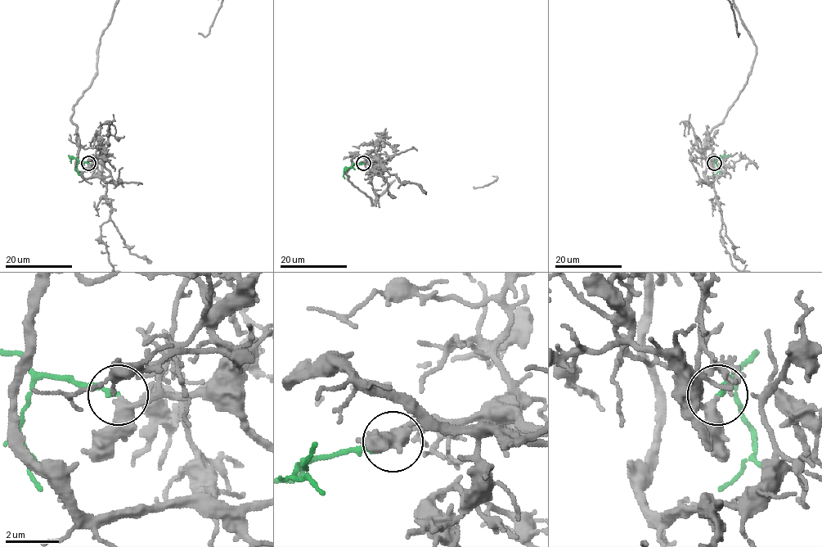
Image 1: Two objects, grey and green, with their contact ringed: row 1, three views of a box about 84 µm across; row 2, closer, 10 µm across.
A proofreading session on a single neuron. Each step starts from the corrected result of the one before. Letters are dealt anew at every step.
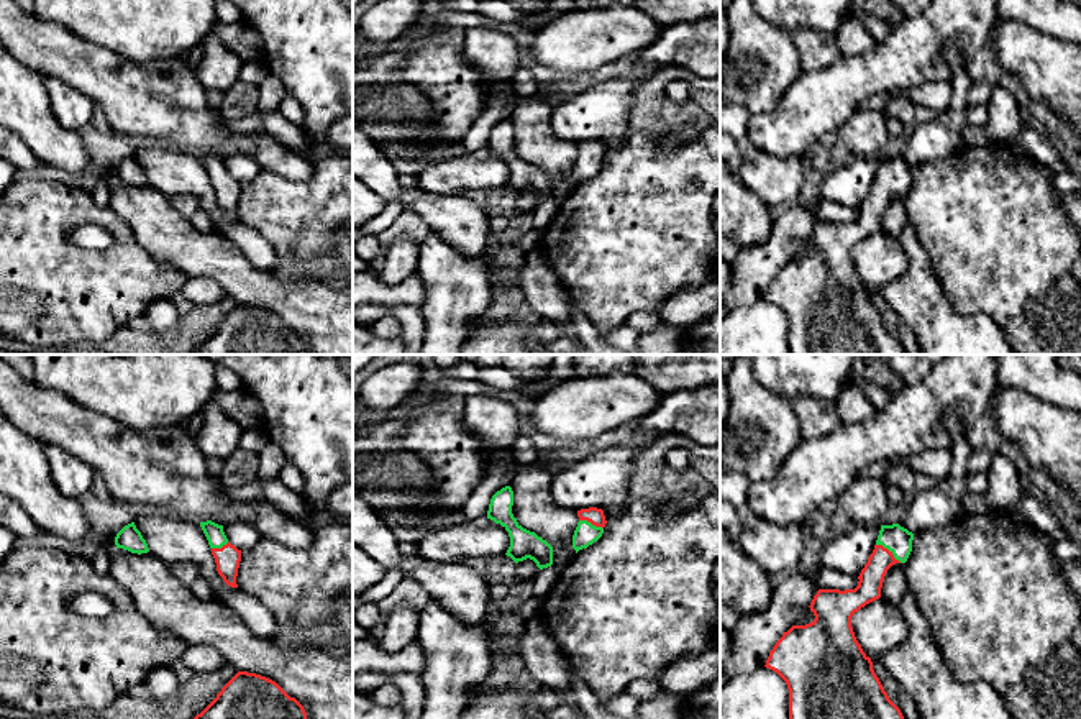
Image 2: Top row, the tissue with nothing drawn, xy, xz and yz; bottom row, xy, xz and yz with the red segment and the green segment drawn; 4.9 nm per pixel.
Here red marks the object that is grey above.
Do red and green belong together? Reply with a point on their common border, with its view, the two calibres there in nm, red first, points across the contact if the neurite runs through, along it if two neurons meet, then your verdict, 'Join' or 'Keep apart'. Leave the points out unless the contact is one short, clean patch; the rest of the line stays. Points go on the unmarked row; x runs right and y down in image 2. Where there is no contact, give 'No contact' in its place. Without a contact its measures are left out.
Touches red at yz (889, 184). Thickness 120 nm (red) against 140 nm. Path across: yz (871, 209), (878, 196), (889, 184), (896, 171). Join

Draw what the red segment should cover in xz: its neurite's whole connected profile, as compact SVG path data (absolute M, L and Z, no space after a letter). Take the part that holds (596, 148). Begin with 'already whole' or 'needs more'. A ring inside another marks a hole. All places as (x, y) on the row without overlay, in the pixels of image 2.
needs more; M597 140L581 141L577 143L577 149L579 154L572 167L572 181L576 185L597 174L607 156L604 143Z

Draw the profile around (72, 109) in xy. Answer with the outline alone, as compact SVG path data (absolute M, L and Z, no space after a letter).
M48 79L46 90L56 120L67 130L82 131L90 125L95 102L59 79Z

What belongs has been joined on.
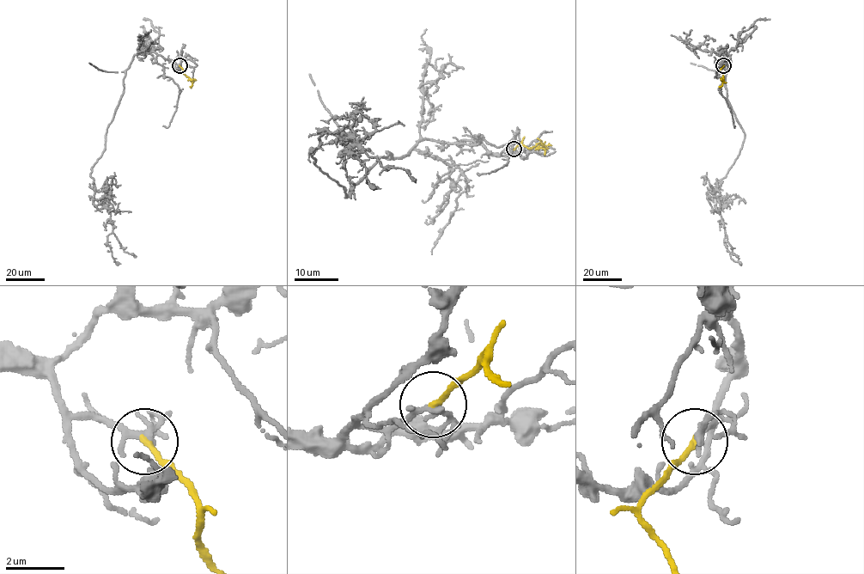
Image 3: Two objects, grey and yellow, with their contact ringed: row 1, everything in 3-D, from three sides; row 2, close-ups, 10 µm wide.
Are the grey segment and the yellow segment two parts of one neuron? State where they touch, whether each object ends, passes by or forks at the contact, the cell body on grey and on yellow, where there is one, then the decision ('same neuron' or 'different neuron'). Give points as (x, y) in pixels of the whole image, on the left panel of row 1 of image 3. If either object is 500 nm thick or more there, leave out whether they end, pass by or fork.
at (179, 65); grey forks there; yellow ends there; no cell body on grey; no cell body on yellow; same neuron

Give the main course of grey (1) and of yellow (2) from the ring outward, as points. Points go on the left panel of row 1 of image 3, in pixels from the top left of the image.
1: (179, 65), (148, 50), (133, 57), (105, 149), (92, 167), (93, 204), (110, 211), (106, 244), (120, 264)
2: (179, 65), (191, 82), (190, 86)

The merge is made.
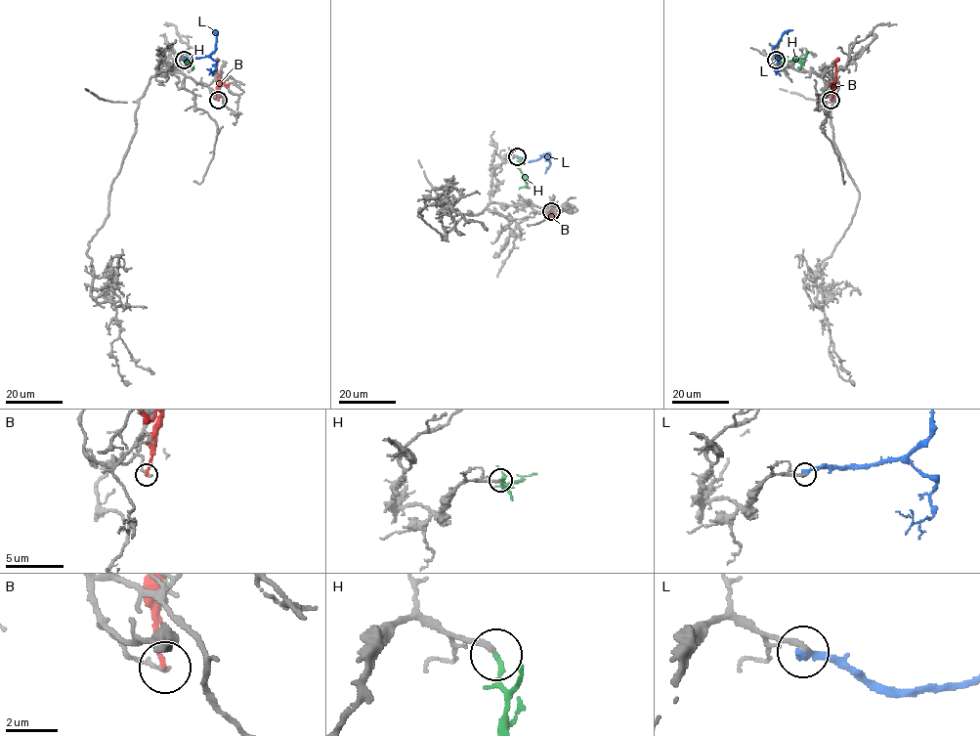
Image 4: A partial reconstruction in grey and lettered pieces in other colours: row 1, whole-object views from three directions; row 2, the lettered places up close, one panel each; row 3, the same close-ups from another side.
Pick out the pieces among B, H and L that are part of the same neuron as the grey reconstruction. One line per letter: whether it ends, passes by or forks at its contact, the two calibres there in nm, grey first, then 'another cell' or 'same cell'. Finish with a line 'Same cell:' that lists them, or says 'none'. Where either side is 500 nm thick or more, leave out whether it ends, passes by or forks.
B: it ends there; 170 nm thick on the grey side, 170 nm on the other; another cell
H: it ends there; 200 nm thick on the grey side, 190 nm on the other; same cell
L: it ends there; 220 nm thick on the grey side, 360 nm on the other; another cell
Same cell: H

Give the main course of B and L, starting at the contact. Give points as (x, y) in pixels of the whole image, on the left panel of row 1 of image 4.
B: (218, 100), (217, 58)
L: (184, 60), (202, 58), (214, 51), (217, 33), (211, 30)

